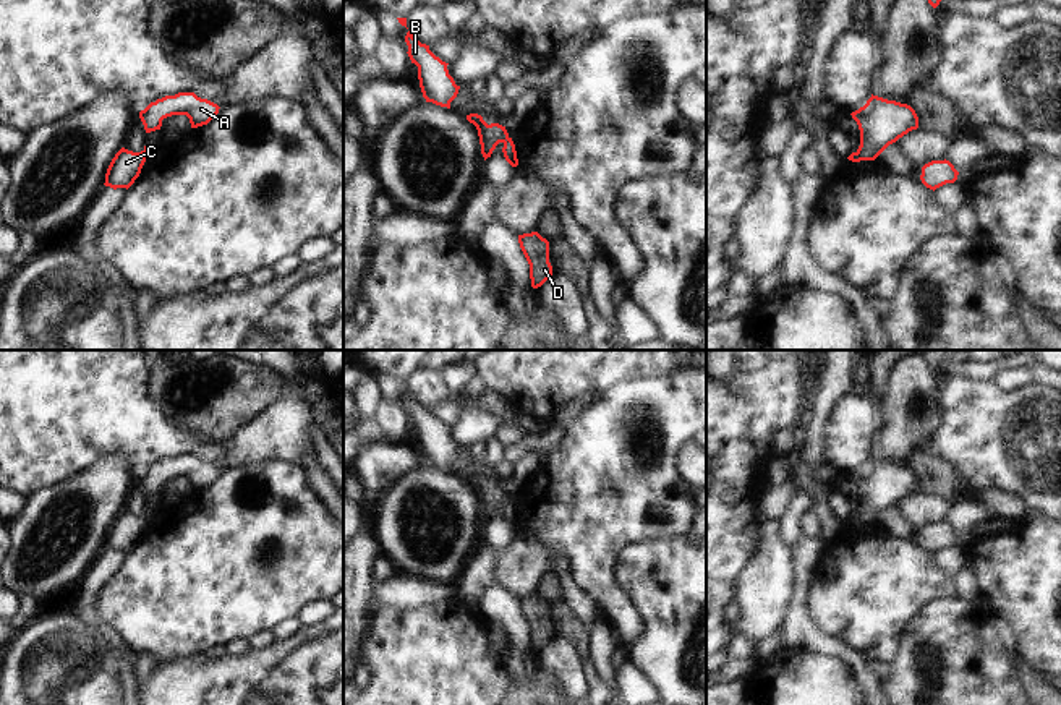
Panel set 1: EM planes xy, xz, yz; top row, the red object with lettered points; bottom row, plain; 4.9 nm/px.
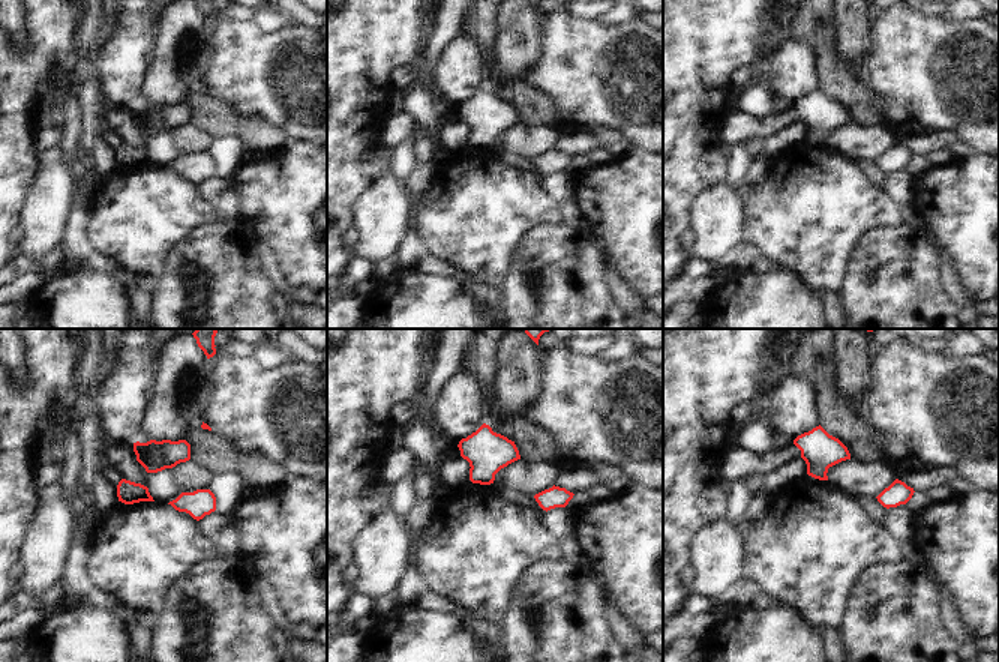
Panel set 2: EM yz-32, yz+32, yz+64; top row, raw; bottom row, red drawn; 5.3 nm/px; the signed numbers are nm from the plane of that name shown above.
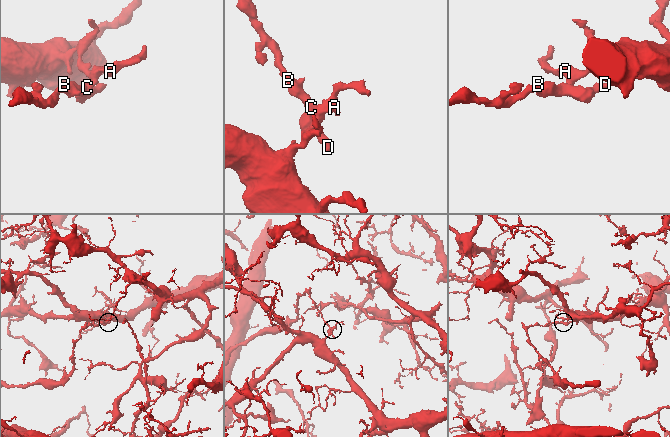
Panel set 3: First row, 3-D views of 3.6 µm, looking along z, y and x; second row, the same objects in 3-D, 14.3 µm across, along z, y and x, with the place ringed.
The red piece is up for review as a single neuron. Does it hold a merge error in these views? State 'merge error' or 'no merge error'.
merge error

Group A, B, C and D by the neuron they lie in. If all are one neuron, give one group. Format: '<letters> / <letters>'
A / B C D

